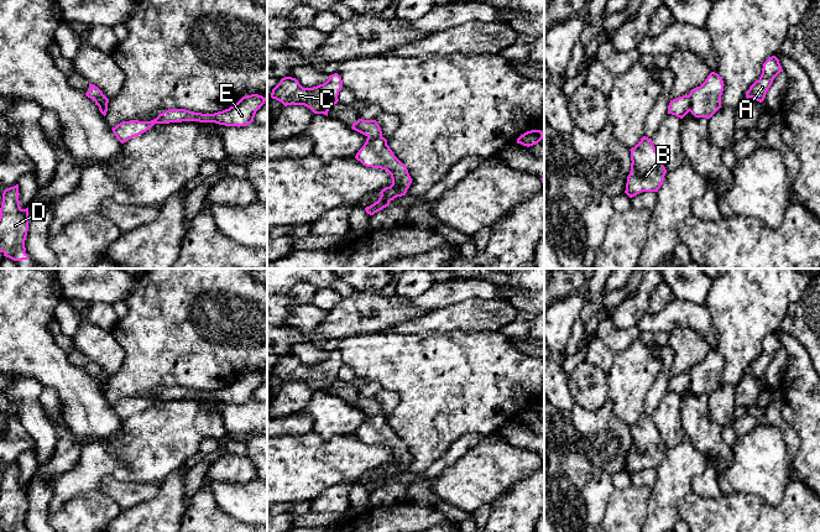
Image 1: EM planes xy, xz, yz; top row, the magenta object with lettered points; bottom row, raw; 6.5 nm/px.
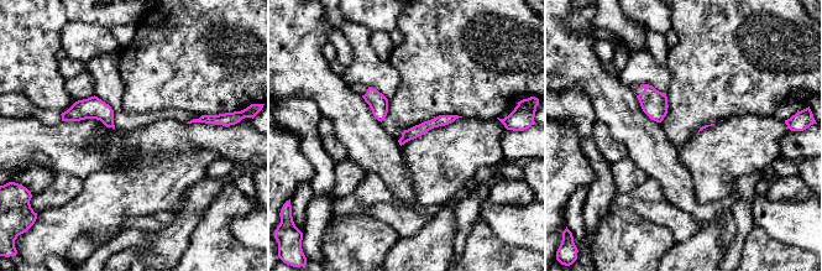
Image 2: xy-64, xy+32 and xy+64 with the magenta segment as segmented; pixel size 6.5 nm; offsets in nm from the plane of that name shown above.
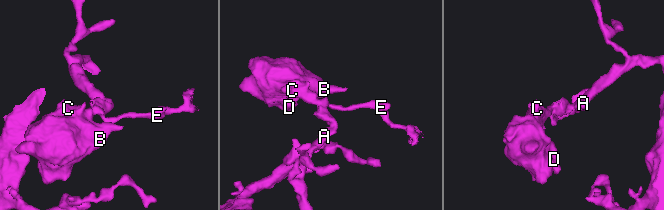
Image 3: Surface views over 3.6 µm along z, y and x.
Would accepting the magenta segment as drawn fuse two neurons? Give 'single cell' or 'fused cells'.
fused cells

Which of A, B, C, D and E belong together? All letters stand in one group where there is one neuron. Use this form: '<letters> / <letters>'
A / B C D E

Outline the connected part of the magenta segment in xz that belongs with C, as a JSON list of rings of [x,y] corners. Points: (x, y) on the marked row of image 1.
[[[338,73],[329,75],[329,79],[313,88],[303,88],[296,78],[284,77],[272,89],[271,98],[287,105],[304,105],[314,114],[328,116],[329,109],[339,99],[339,92],[343,88],[341,77]]]

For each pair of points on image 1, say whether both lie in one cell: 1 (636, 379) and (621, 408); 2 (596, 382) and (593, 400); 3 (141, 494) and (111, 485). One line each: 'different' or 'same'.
1: same
2: same
3: same

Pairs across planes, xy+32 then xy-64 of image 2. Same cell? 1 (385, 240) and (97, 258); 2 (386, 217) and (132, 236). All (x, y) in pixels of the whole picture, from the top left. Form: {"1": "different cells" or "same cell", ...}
{"1": "different cells", "2": "different cells"}

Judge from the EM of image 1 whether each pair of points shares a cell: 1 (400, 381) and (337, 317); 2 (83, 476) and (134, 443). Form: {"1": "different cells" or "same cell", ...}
{"1": "different cells", "2": "same cell"}

